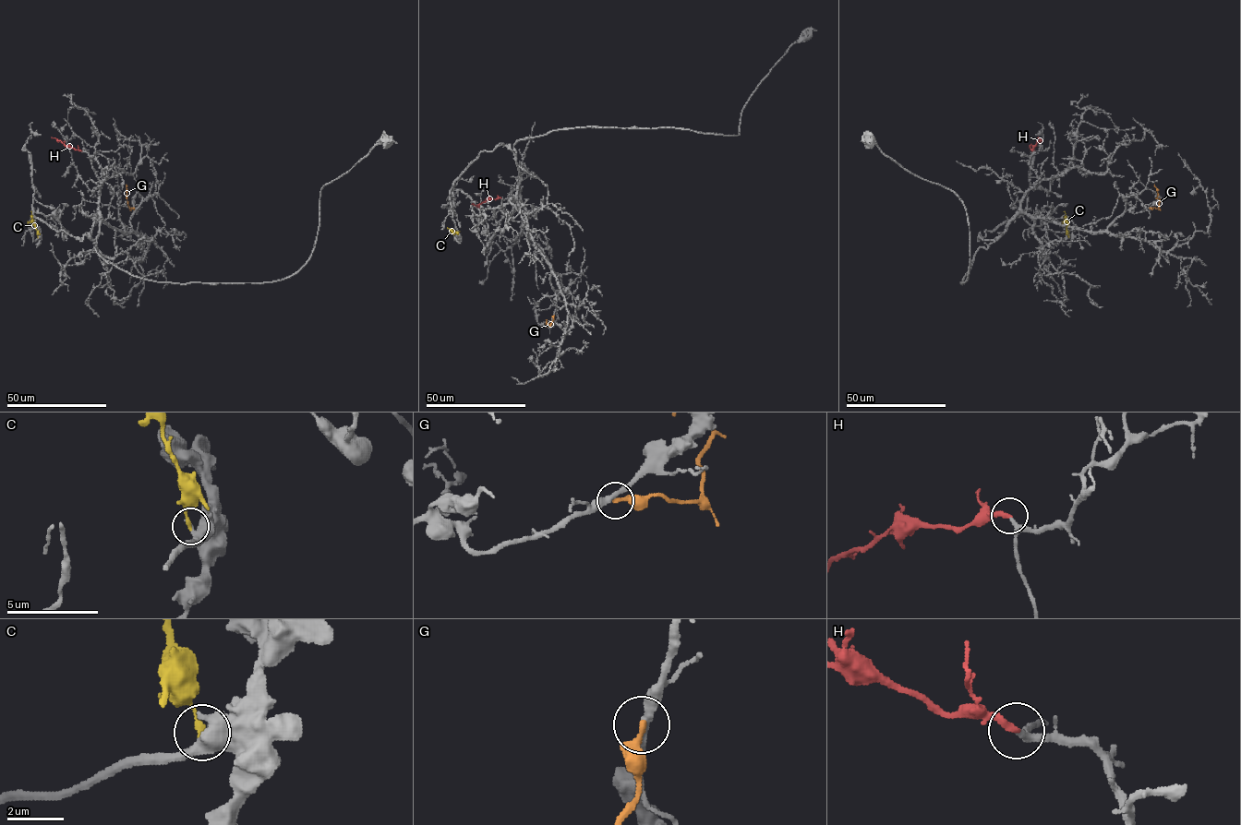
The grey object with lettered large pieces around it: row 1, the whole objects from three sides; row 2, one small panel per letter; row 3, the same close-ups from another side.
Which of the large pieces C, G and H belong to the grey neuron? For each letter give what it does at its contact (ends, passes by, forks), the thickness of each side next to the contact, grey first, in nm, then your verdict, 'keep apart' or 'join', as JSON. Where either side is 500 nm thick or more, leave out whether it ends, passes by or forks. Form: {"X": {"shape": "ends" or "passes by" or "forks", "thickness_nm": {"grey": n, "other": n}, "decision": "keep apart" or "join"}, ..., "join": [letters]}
{"C": {"shape": "ends", "thickness_nm": {"grey": 300, "other": 200}, "decision": "keep apart"}, "G": {"shape": "ends", "thickness_nm": {"grey": 280, "other": 280}, "decision": "keep apart"}, "H": {"shape": "ends", "thickness_nm": {"grey": 200, "other": 280}, "decision": "join"}, "join": ["H"]}

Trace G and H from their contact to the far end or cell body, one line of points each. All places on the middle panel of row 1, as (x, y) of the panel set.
G: (553, 315), (551, 323), (547, 326), (546, 320)
H: (501, 197), (471, 204)

